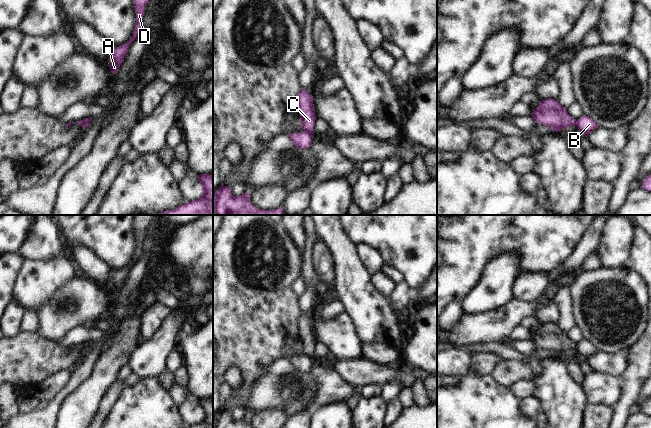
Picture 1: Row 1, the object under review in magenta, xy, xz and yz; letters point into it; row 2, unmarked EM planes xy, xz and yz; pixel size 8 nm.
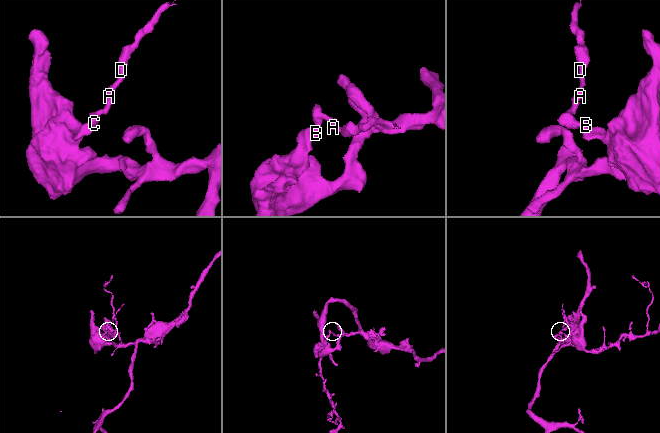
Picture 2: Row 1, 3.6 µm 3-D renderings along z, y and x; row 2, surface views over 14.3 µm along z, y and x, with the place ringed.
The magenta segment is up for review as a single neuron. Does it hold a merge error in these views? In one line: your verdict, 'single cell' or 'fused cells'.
fused cells

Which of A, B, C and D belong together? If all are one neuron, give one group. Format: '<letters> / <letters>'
A C D / B

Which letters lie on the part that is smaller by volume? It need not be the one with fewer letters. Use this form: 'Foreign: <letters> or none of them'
Foreign: A, C, D

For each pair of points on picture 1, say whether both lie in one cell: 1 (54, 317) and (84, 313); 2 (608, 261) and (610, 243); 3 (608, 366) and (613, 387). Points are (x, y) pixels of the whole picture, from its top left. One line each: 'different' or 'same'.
1: same
2: same
3: different

